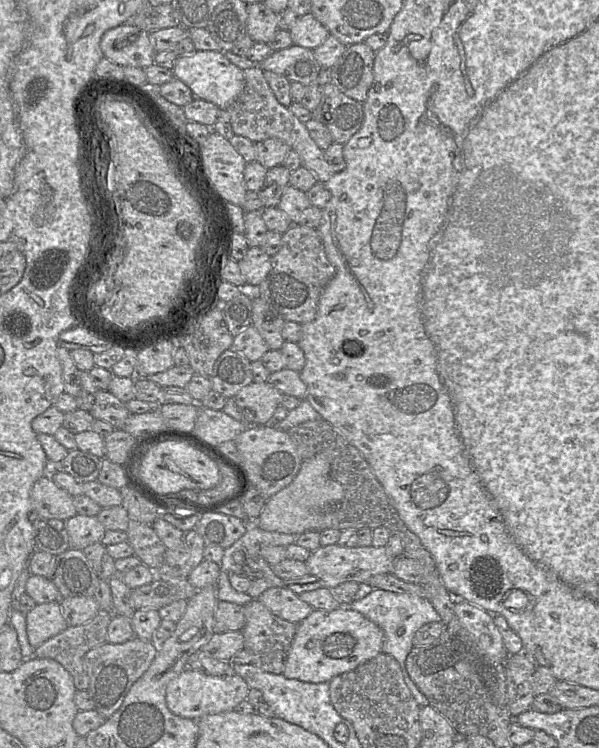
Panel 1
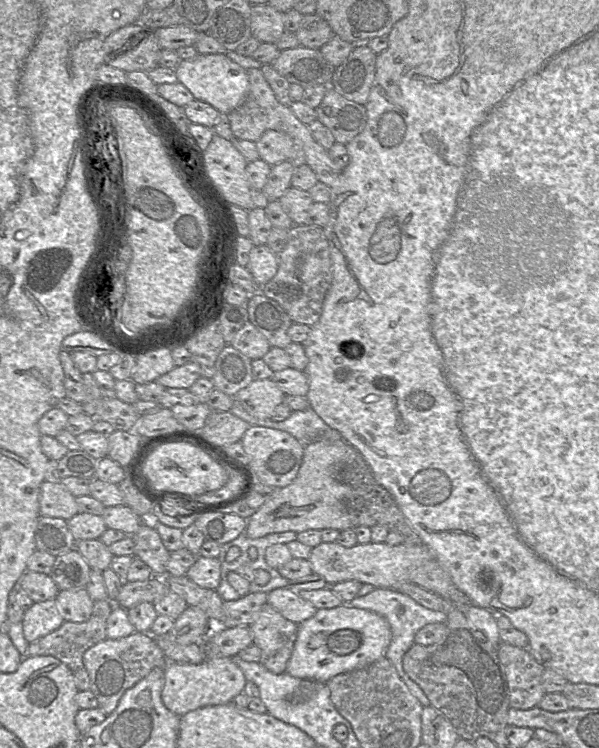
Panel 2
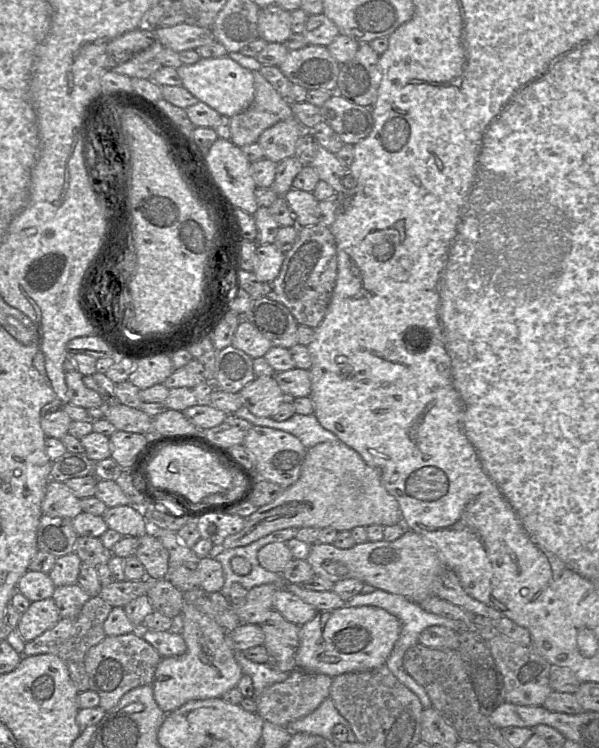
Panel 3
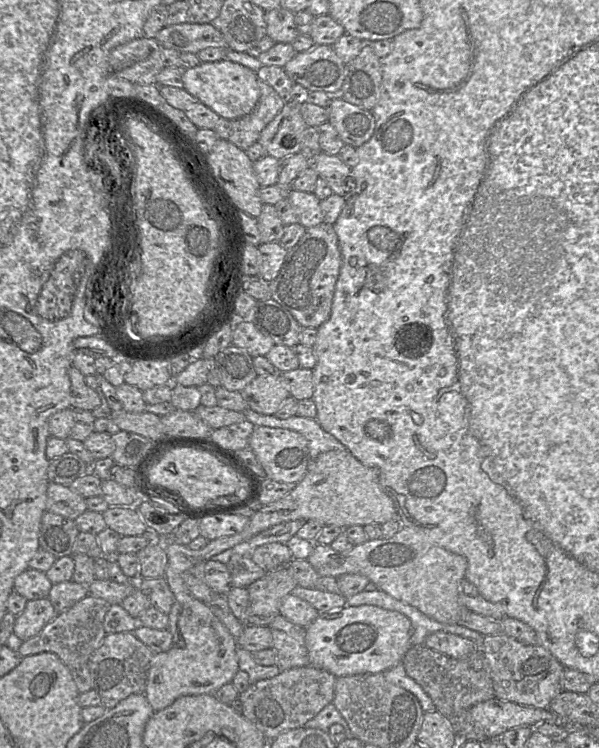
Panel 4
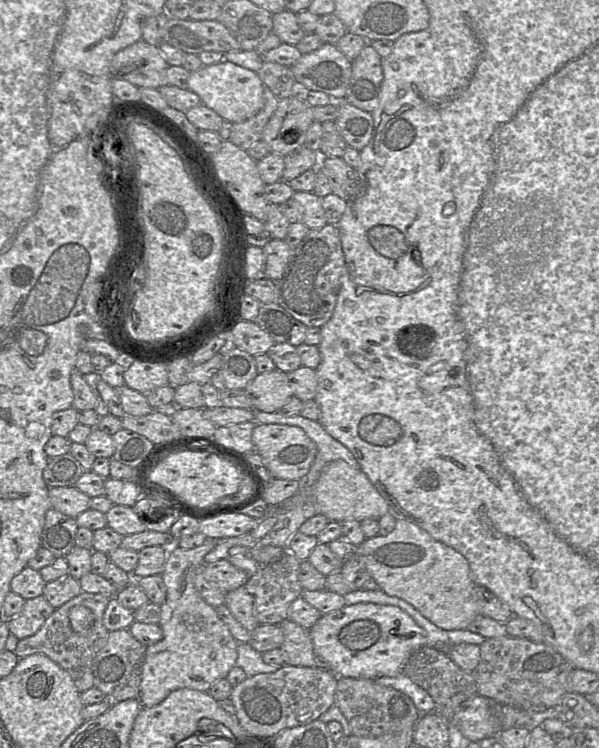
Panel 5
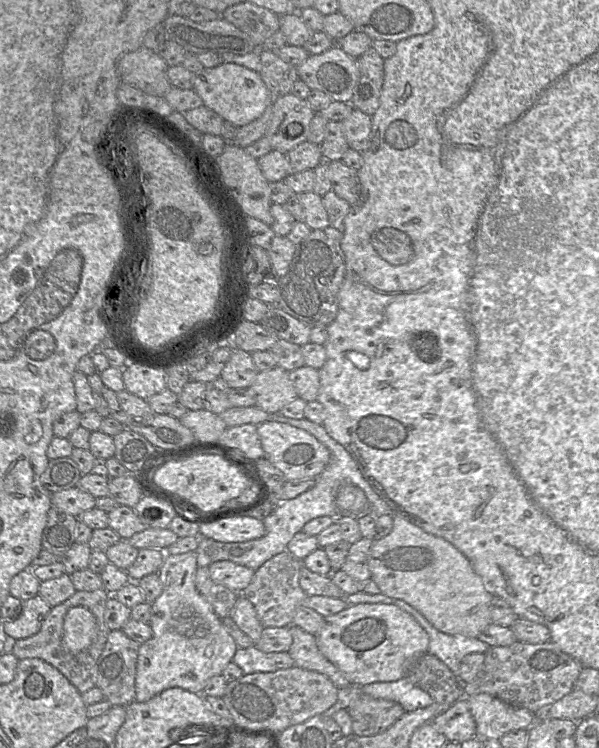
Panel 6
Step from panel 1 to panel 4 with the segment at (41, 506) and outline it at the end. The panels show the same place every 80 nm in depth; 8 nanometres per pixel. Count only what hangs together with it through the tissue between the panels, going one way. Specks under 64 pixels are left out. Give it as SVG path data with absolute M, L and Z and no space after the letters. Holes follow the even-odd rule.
M49 482L46 510L67 519L75 520L87 510L85 499L69 486Z

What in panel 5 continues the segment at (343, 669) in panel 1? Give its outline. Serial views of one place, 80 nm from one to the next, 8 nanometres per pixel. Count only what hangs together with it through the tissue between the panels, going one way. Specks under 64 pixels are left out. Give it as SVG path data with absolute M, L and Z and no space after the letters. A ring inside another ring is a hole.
M357 603L322 614L309 630L320 663L339 678L377 679L403 673L410 655L426 645L426 631L398 606Z

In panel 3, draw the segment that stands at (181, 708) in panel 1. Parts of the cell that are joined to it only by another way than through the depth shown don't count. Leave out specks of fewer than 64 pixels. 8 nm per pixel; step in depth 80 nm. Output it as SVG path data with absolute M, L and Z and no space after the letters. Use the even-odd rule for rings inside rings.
M185 600L181 617L181 636L187 646L186 652L180 656L162 657L152 682L154 699L165 714L189 700L220 698L226 691L236 687L243 675L242 668L234 657L234 650L229 645L226 630Z

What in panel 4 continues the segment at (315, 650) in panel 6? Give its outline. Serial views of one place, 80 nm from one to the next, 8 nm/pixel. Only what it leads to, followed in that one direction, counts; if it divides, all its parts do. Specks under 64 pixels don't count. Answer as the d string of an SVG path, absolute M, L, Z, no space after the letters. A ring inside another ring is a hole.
M277 615L268 625L272 633L272 647L277 654L280 670L310 665L305 636L306 628Z

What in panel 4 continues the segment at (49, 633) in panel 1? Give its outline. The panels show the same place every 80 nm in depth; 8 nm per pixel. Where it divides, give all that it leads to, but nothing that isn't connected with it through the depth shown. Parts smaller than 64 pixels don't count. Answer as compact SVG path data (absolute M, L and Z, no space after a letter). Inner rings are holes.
M48 597L28 600L24 610L16 616L14 634L23 642L36 636L57 615Z

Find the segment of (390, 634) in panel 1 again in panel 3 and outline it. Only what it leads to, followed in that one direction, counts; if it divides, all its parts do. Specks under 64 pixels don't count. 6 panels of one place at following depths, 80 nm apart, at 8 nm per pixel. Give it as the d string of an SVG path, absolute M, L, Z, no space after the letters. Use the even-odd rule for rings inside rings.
M376 589L375 591L368 593L368 594L358 594L351 598L346 604L350 607L357 607L357 606L376 606L382 608L395 617L399 619L401 622L401 632L399 635L398 640L396 641L391 654L389 655L388 659L386 660L386 665L388 669L392 672L392 674L401 682L403 683L408 689L410 689L414 694L417 695L419 698L422 706L424 709L431 708L432 704L431 701L423 689L404 669L403 666L403 657L404 653L412 646L419 643L419 636L421 632L430 626L444 626L455 632L463 632L468 629L475 629L474 623L473 624L466 624L460 620L452 620L448 619L434 613L430 613L425 611L419 603L415 603L410 601L409 599L405 598L404 596L393 594L386 592L384 590Z

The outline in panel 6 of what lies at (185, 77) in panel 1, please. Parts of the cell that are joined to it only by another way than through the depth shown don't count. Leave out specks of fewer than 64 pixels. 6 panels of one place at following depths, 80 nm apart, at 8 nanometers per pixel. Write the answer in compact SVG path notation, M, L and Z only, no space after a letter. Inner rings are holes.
M229 62L193 73L193 89L202 99L204 106L236 128L248 125L261 117L274 99L258 72Z

